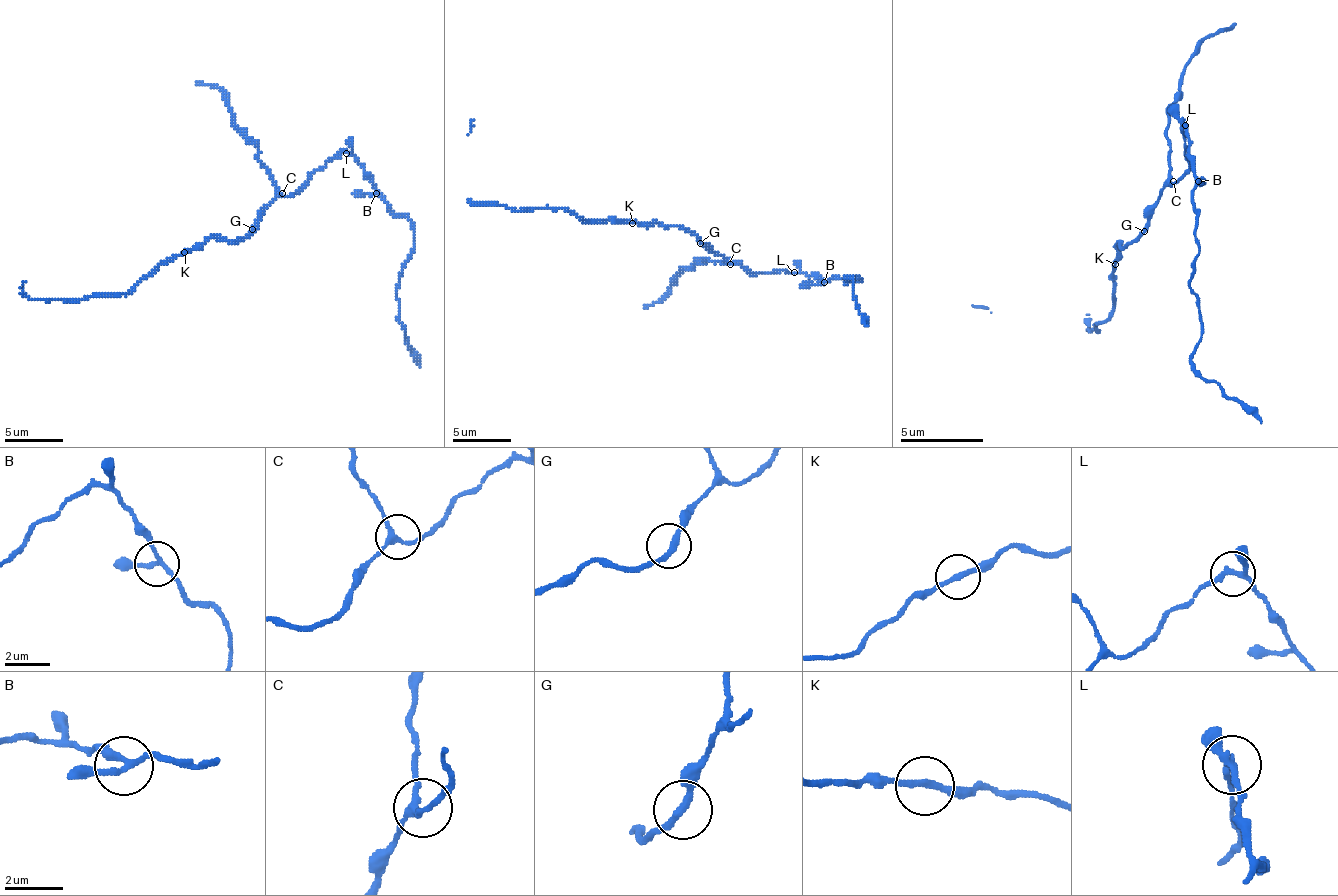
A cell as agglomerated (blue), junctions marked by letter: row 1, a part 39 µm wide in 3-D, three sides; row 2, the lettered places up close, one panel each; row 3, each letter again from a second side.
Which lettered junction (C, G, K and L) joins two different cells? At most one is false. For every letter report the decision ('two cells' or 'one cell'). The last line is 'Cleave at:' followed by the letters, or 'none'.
C: one cell
G: one cell
K: one cell
L: two cells
Cleave at: L

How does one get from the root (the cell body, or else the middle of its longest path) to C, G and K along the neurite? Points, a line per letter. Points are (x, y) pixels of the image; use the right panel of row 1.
C: (1161, 194), (1173, 181)
G: (1161, 194), (1148, 214), (1148, 227), (1144, 231)
K: (1161, 194), (1148, 214), (1148, 222), (1124, 247), (1115, 243), (1115, 264)

